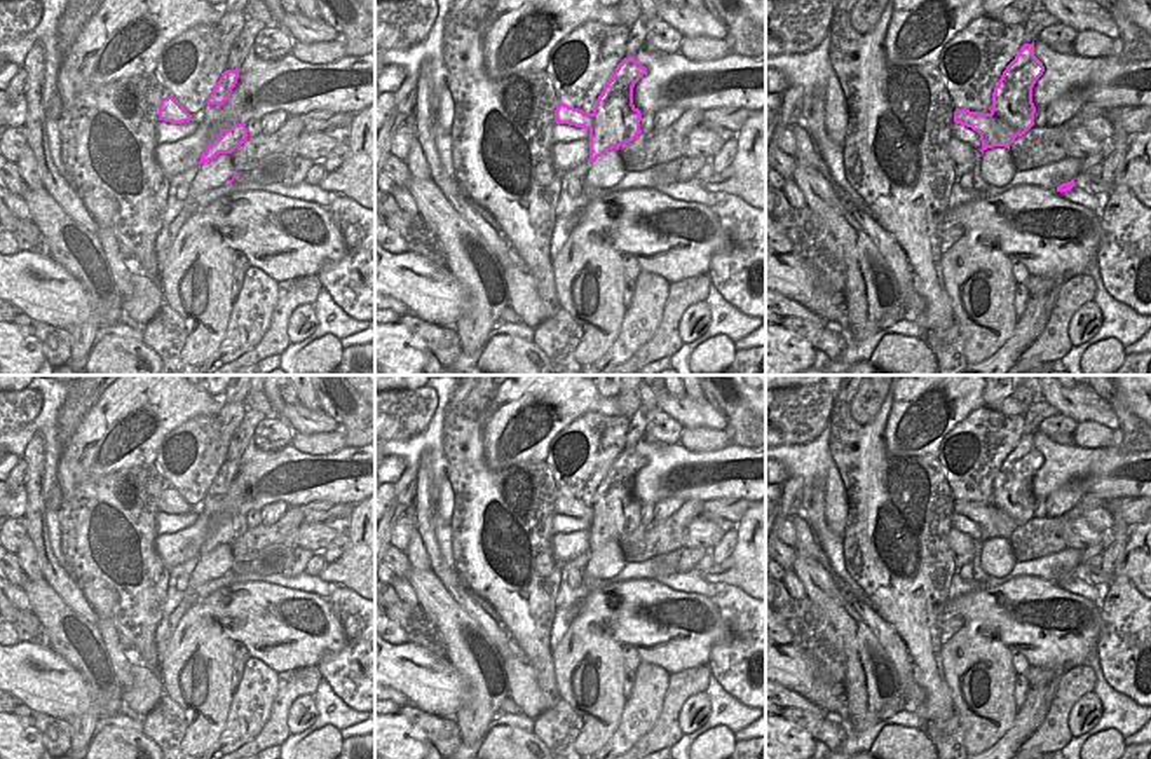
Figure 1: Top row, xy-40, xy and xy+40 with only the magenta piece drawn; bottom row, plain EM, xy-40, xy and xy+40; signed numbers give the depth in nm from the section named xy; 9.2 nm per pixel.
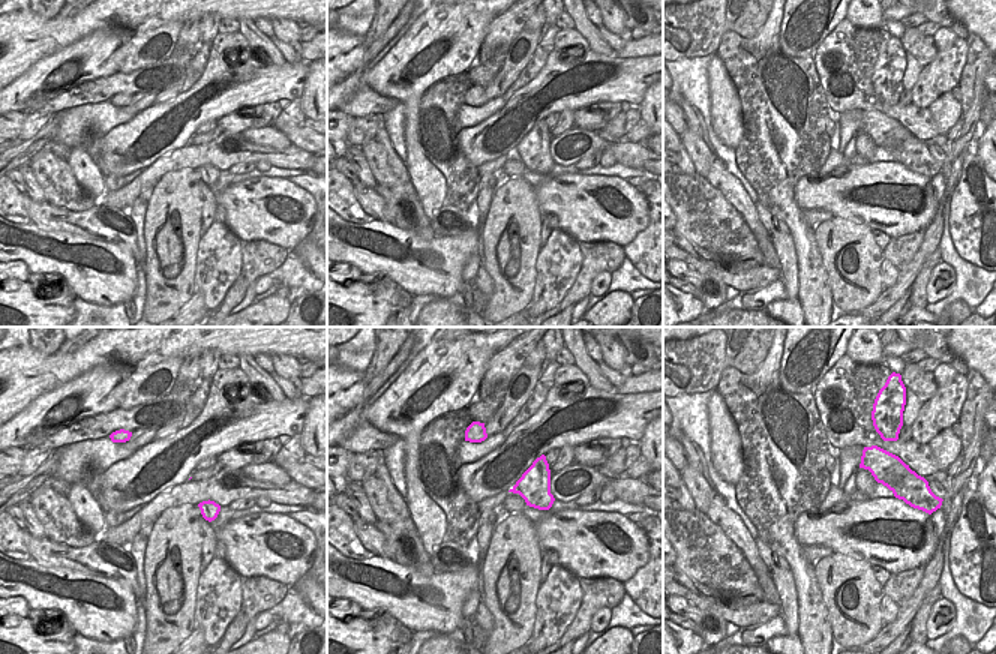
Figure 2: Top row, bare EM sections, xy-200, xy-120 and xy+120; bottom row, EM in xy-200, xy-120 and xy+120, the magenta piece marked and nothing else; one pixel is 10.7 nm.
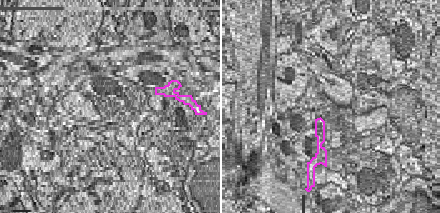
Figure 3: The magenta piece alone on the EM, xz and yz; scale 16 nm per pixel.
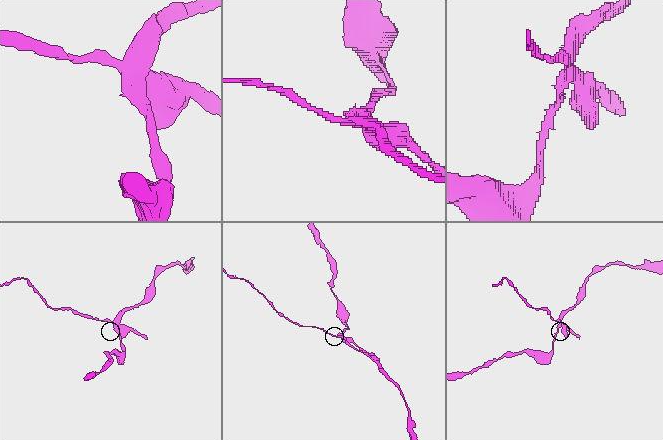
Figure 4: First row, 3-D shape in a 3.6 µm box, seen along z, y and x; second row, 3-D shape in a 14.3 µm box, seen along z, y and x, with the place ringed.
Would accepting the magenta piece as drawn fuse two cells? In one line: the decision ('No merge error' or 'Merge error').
Merge error.

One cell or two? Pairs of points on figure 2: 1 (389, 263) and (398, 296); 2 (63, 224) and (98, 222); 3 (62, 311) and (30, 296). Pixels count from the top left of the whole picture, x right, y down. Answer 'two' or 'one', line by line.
1: two
2: one
3: one

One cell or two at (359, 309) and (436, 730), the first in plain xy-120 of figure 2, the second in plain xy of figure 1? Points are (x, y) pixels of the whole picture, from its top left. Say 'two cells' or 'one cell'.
two cells

